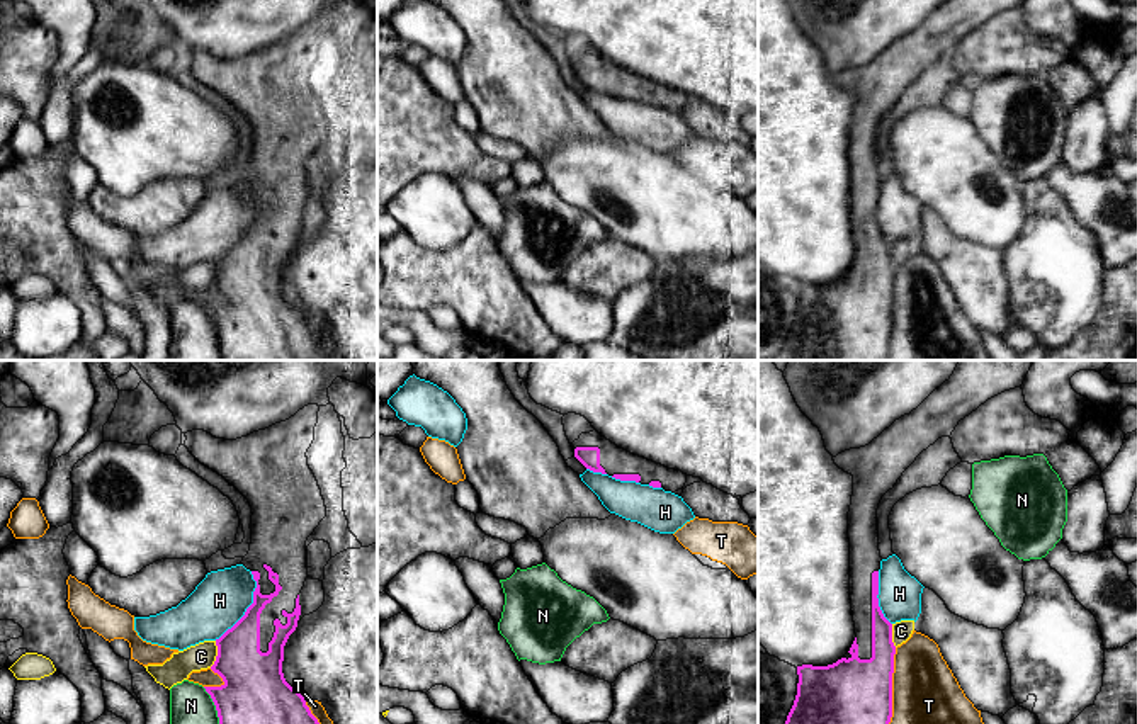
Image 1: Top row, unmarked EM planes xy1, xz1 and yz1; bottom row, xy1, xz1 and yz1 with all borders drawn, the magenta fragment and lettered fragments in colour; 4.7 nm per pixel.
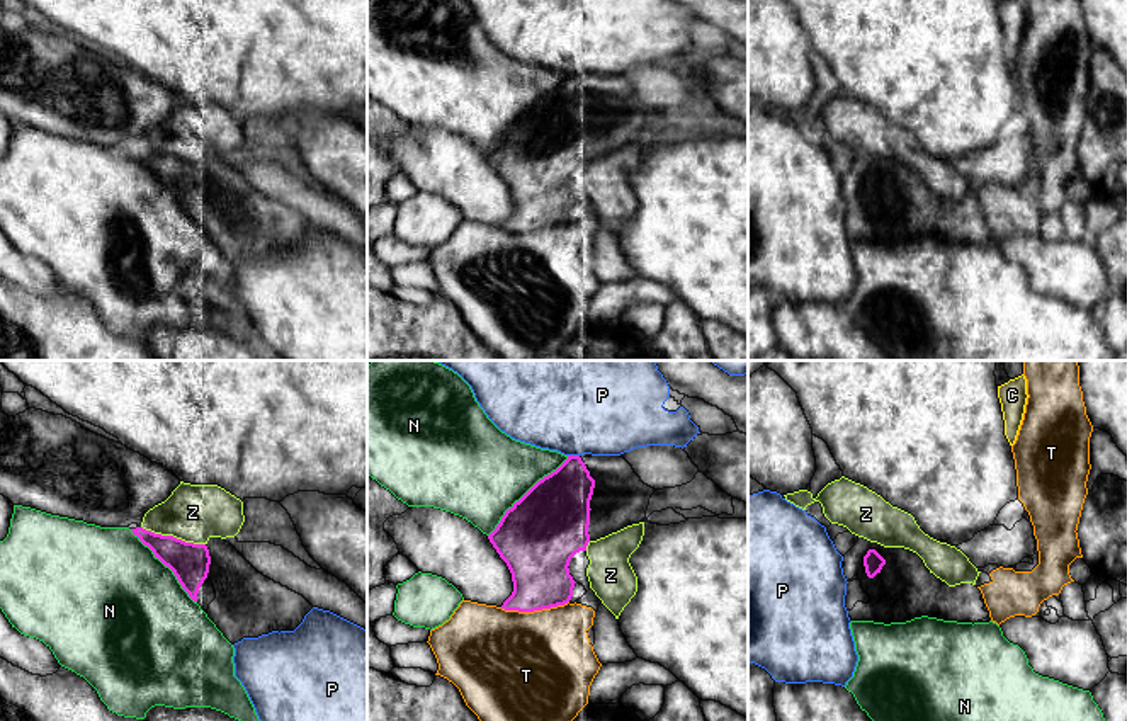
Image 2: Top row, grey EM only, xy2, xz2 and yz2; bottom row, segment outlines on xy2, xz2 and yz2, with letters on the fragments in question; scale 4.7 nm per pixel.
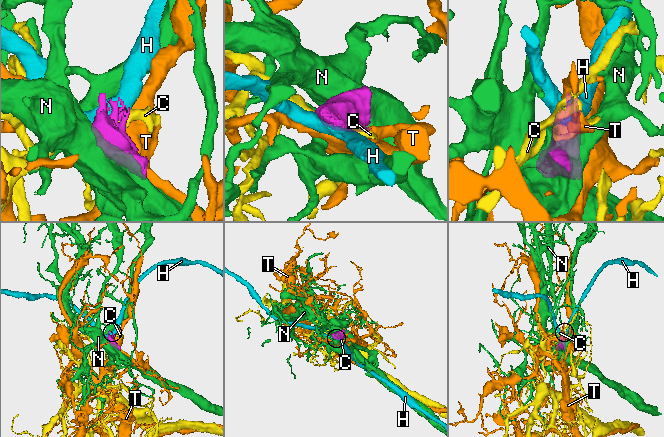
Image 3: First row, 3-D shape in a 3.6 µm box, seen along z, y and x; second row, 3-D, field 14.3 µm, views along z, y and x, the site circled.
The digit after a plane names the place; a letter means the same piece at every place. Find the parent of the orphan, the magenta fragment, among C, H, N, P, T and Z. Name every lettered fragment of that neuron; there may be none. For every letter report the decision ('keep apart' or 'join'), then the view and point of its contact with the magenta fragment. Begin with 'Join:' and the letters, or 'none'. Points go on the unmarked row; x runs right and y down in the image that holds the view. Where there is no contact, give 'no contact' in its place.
Join: none
C: keep apart; contact xy1 (218, 274)
H: keep apart; contact xy1 (248, 226)
N: keep apart; contact xz2 (526, 113)
P: keep apart; contact xz2 (573, 75)
T: keep apart; contact yz1 (891, 313)
Z: keep apart; contact xy2 (172, 155)

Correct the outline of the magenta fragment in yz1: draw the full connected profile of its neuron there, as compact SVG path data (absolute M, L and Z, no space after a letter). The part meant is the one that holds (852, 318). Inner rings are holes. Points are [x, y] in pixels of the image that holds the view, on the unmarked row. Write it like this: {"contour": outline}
{"contour": "M945 0L916 29L896 39L868 65L833 76L840 88L853 95L848 158L850 218L857 257L850 270L833 284L797 286L797 314L775 360L889 360L896 265L892 243L884 236L877 218L882 180L877 150L879 122L923 70L938 58L950 56L959 41L987 19L1021 3L1023 0Z"}

